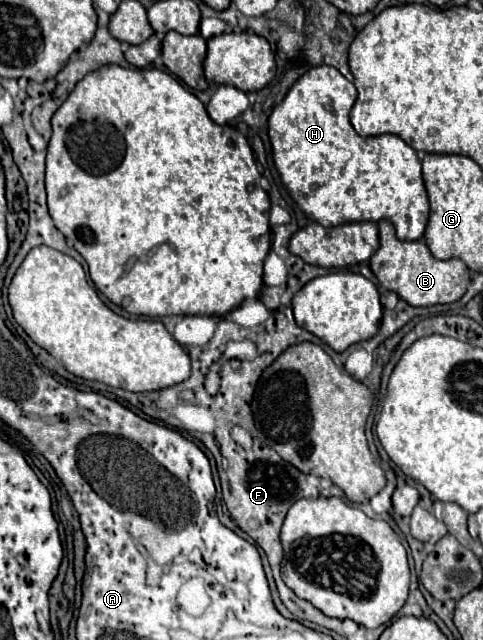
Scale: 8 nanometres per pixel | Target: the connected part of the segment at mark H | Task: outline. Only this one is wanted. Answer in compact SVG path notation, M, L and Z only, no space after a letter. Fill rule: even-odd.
M317 66L303 74L289 90L285 100L275 106L269 116L269 138L273 146L273 160L297 206L321 226L339 226L347 222L379 222L391 220L399 240L421 240L429 220L429 198L421 176L421 162L417 152L395 134L359 136L351 122L349 112L357 100L355 86L331 66Z

